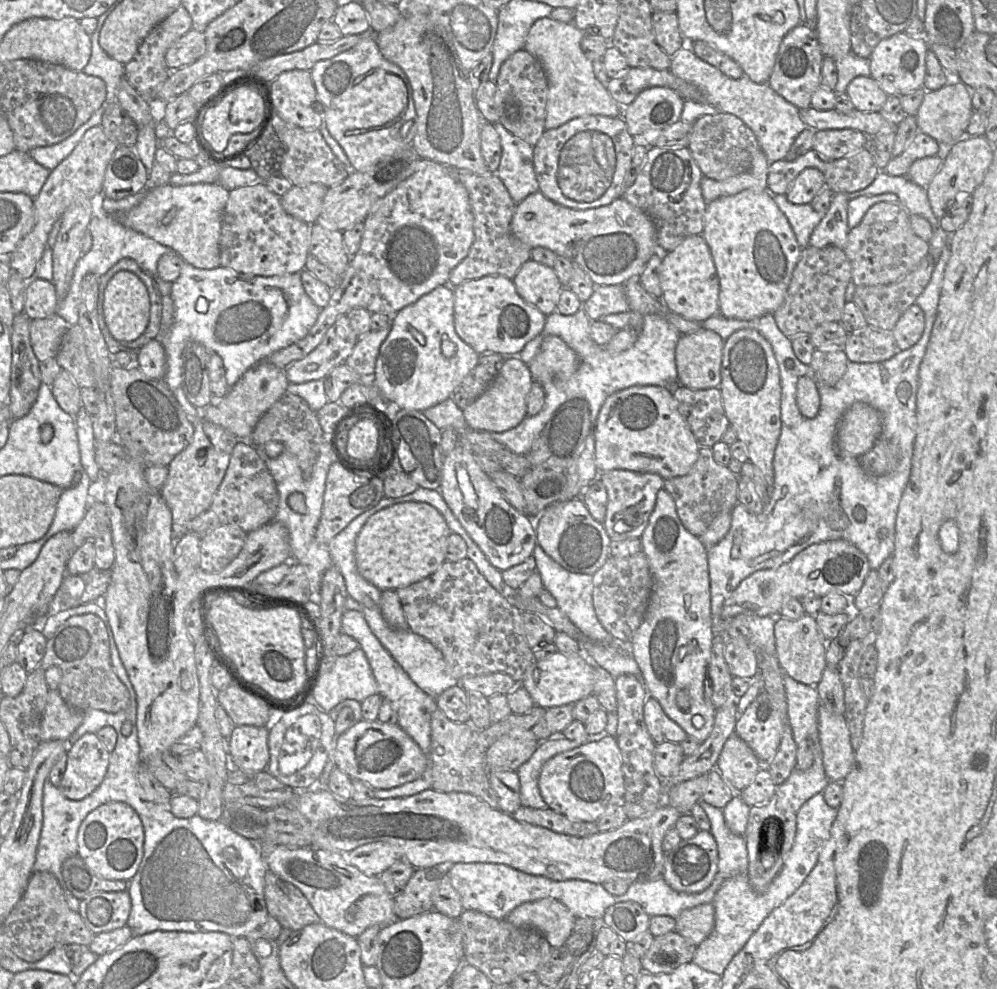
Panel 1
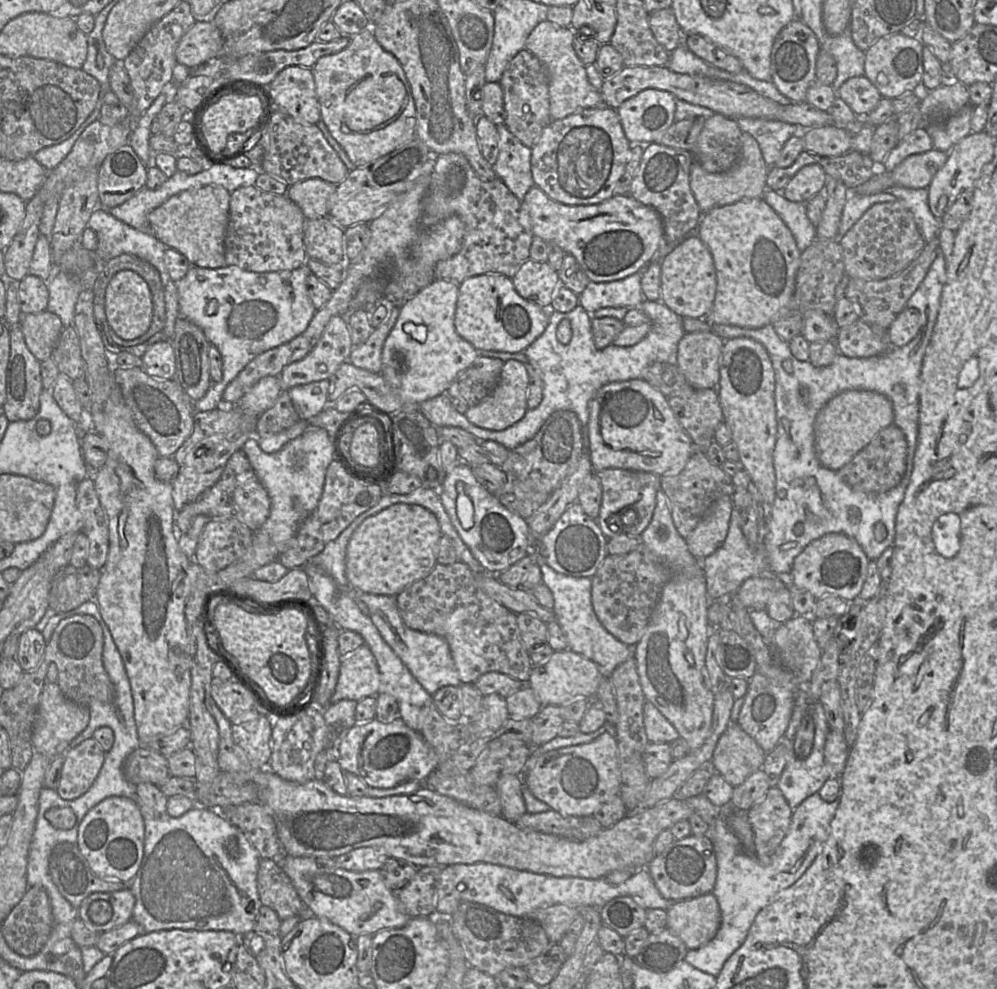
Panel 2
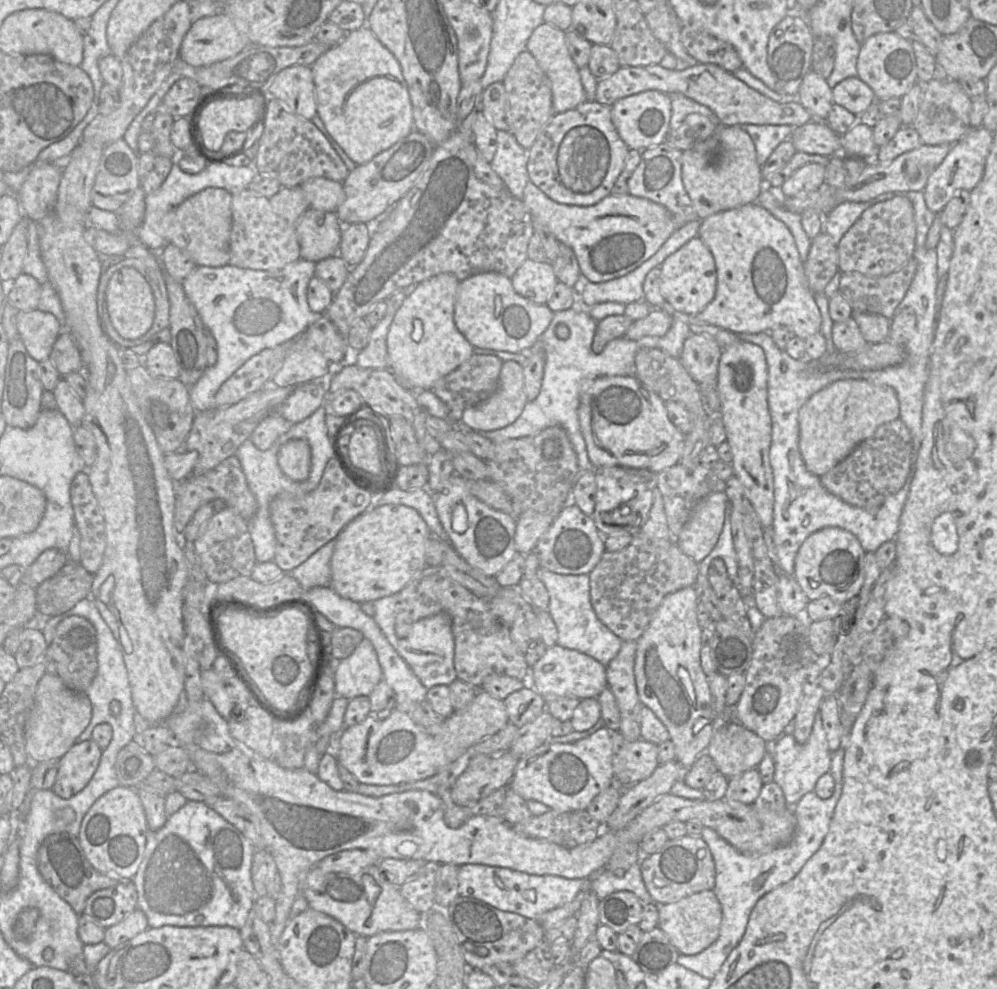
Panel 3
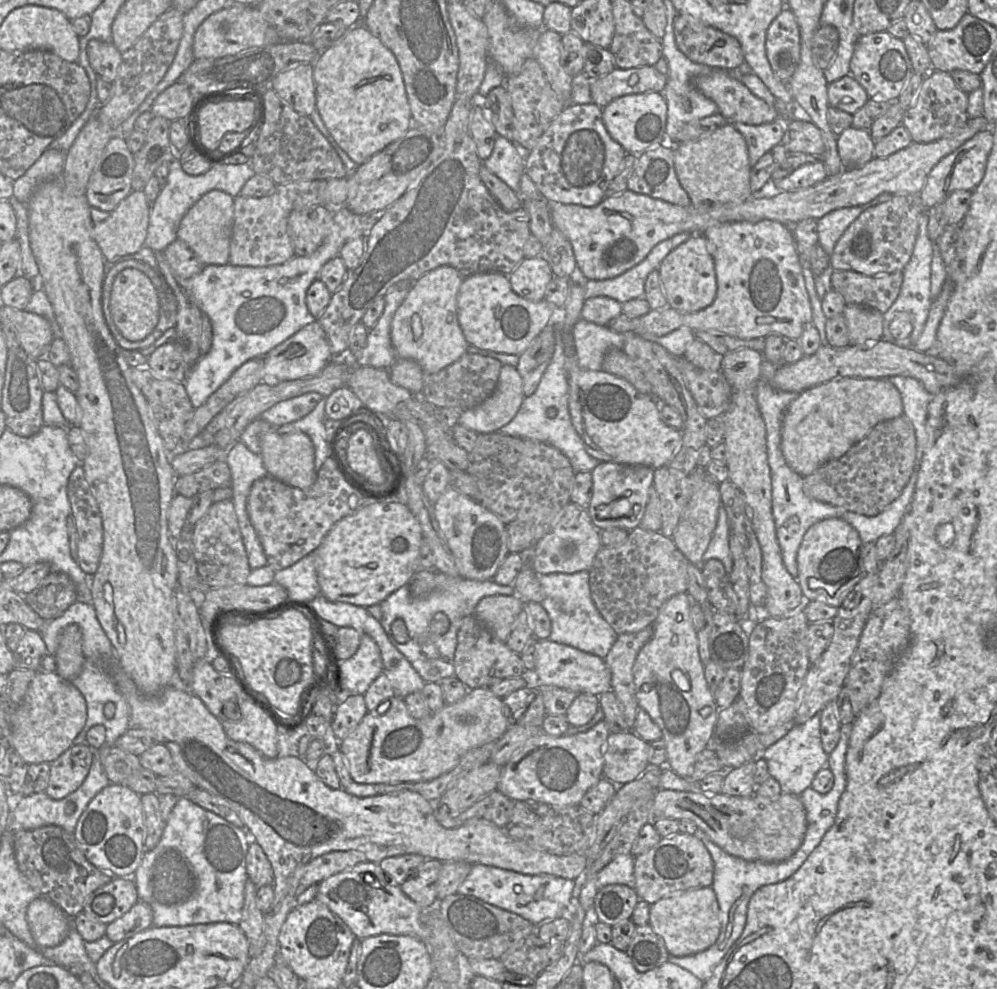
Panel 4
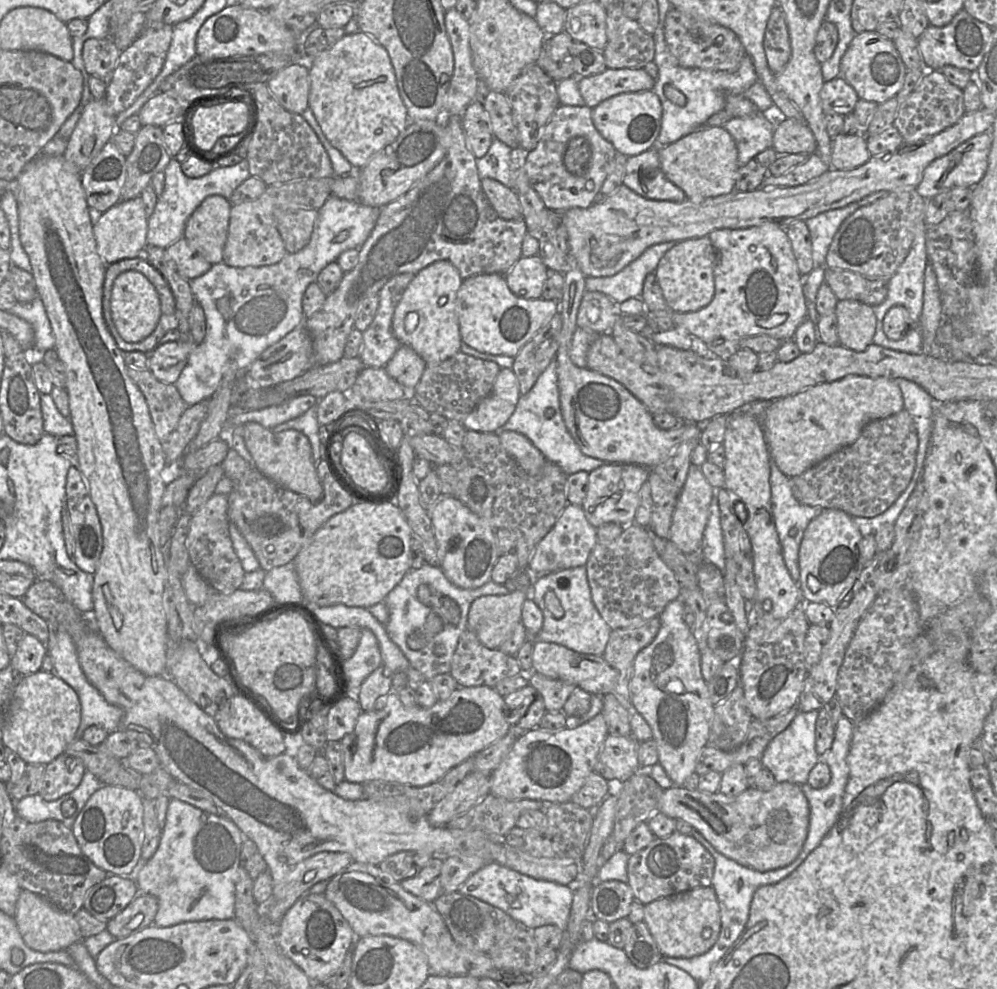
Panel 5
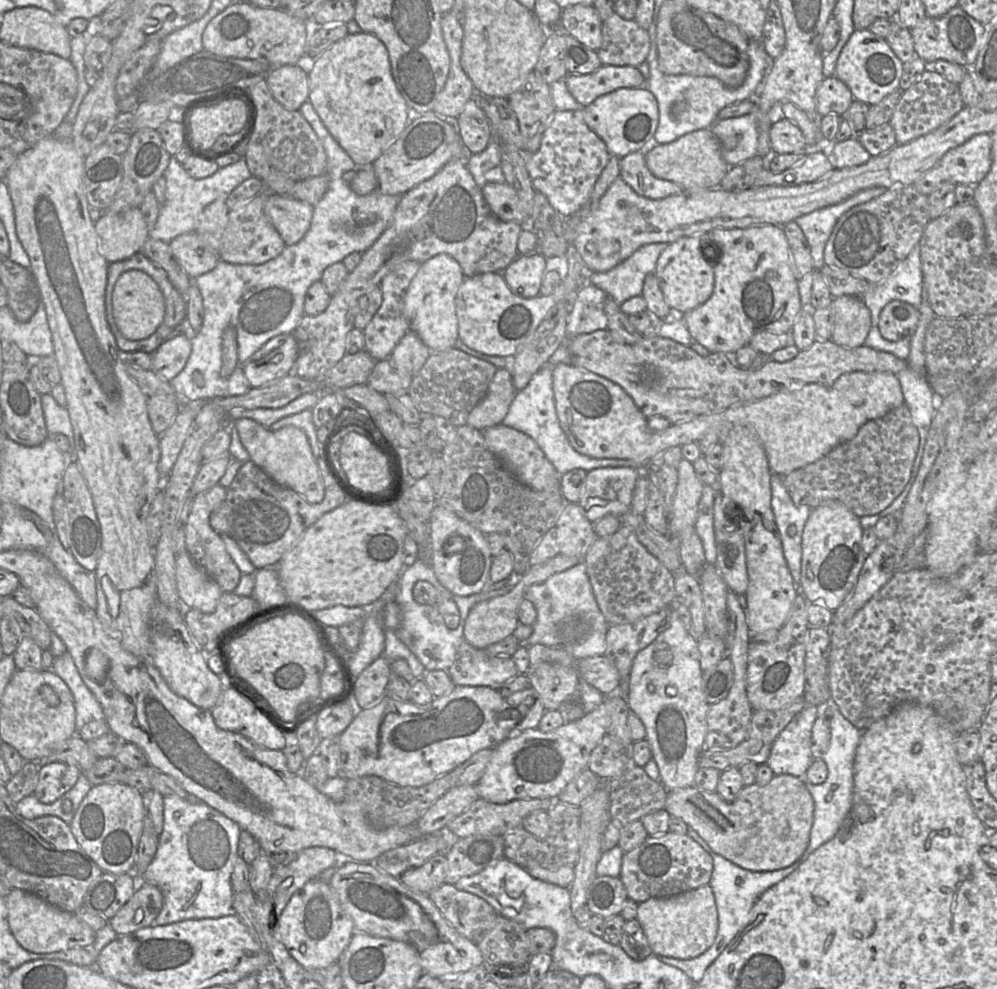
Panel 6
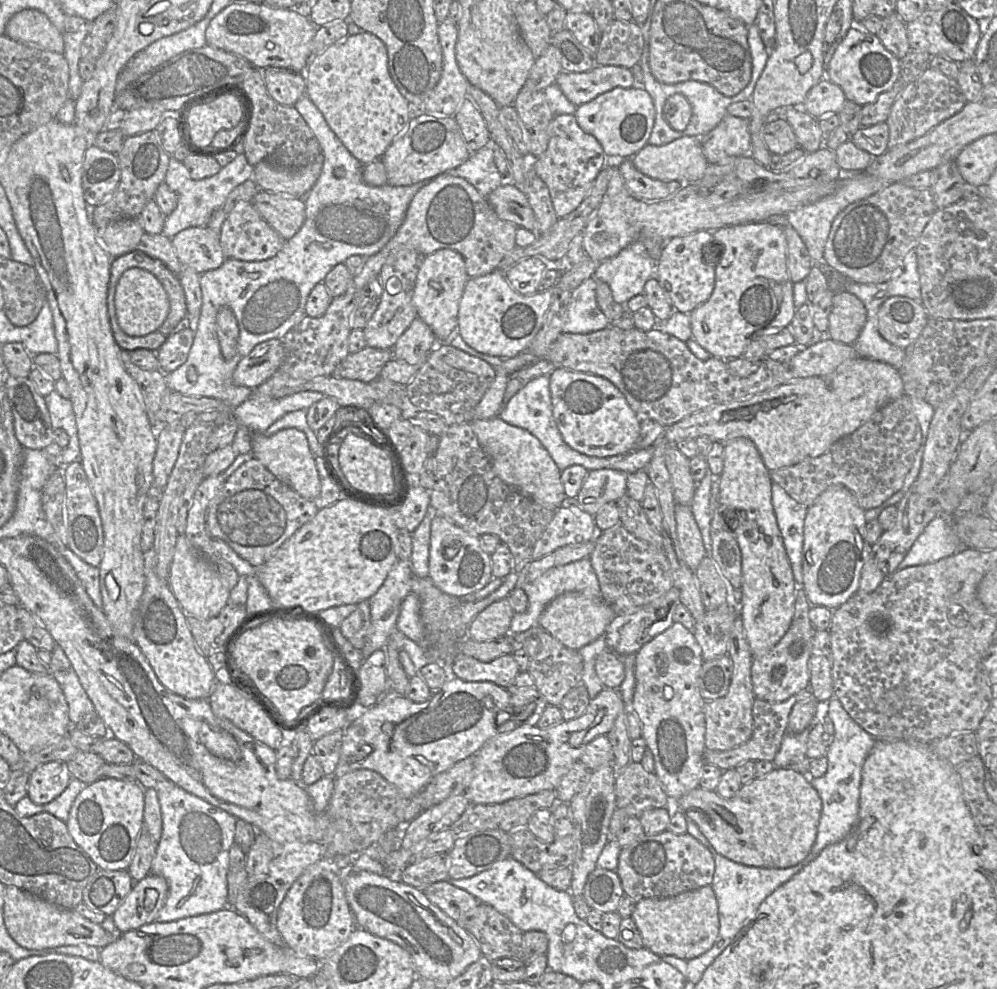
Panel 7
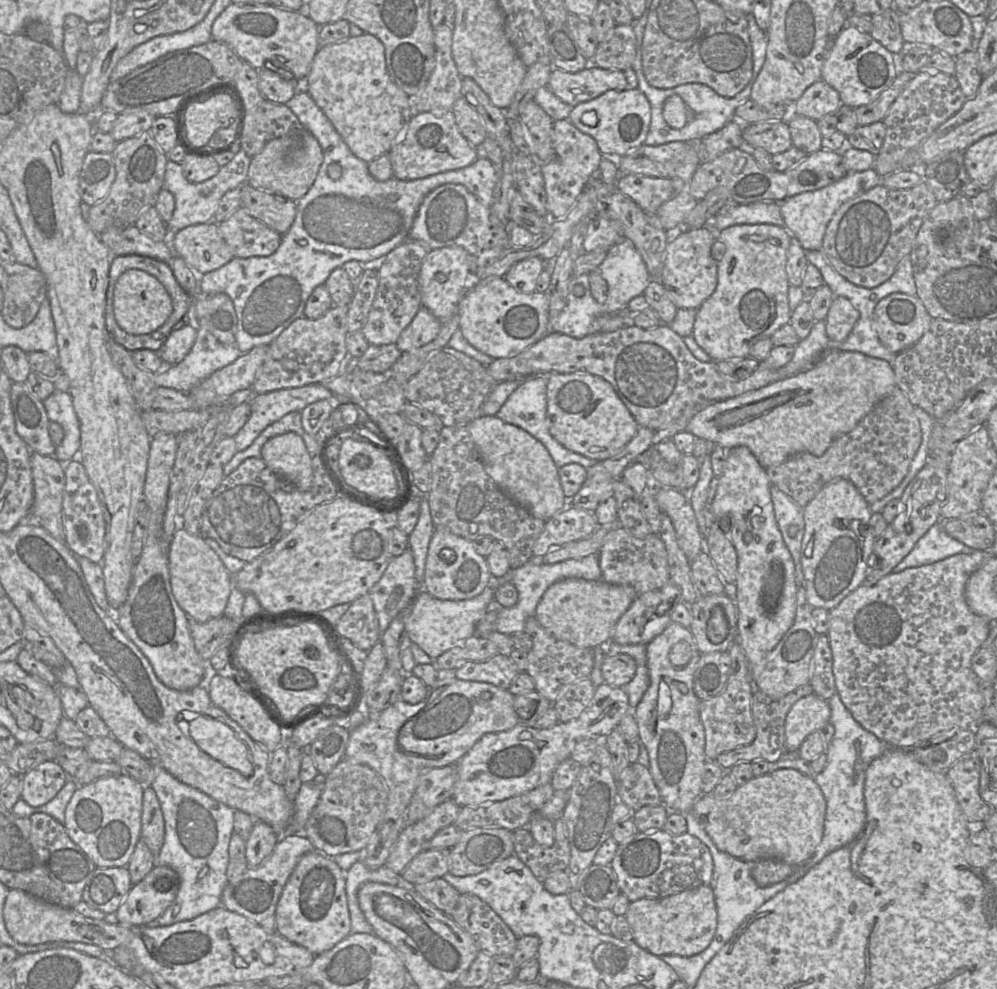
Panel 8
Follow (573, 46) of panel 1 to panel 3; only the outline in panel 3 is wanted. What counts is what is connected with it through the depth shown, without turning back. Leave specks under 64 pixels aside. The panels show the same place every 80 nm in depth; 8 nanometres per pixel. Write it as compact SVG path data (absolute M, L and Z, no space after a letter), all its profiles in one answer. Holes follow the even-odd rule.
M544 22L533 31L527 42L526 49L534 56L551 82L552 106L555 113L575 108L586 101L579 74L580 69L569 54L565 31Z

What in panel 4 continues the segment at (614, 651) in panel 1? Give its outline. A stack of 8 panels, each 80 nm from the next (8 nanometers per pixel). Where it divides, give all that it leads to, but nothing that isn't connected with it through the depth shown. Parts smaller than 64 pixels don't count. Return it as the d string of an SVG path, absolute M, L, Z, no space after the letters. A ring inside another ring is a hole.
M589 571L537 574L537 578L544 590L544 599L540 604L551 621L548 640L572 646L604 659L618 634L603 619L592 600Z

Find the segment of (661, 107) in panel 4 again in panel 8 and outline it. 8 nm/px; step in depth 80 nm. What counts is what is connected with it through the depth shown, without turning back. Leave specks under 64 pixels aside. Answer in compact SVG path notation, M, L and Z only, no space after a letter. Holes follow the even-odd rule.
M639 88L608 90L593 100L574 106L568 119L581 132L590 135L596 141L603 157L618 160L644 144L650 127L651 107Z

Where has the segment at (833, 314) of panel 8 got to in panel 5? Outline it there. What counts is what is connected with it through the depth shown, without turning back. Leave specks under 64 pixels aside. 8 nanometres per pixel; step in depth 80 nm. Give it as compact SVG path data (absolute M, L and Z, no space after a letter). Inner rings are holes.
M838 300L835 315L840 345L863 351L872 343L877 319L870 305L857 300Z

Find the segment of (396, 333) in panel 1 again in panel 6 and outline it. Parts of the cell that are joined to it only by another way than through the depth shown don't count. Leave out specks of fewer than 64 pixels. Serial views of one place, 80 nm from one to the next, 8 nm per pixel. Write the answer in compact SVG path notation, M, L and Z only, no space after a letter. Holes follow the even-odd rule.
M441 253L420 264L408 287L404 316L409 323L409 330L416 333L431 352L454 348L458 339L455 298L464 278L459 263L453 257Z

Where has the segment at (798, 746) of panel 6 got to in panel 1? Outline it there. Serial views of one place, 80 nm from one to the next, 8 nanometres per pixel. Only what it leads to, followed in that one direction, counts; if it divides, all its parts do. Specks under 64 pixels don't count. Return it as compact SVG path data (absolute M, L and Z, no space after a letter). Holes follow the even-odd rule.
M819 742L813 751L814 761L807 770L795 768L786 781L777 786L777 795L785 798L790 808L798 812L810 798L824 791L830 780L823 766L823 752Z

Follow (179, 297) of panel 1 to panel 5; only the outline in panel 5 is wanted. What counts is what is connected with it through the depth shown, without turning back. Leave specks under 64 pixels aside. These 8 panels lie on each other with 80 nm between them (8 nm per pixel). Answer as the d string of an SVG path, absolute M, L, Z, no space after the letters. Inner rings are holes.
M330 195L318 210L309 243L299 252L287 253L278 263L260 267L232 267L224 262L213 264L205 274L191 280L190 286L195 301L205 312L206 335L202 343L194 344L188 363L174 384L184 402L193 406L208 401L218 389L231 364L235 364L241 371L246 371L268 347L302 326L307 319L303 312L302 299L308 285L317 281L322 269L336 261L341 253L353 248L360 249L372 232L379 214L380 208Z

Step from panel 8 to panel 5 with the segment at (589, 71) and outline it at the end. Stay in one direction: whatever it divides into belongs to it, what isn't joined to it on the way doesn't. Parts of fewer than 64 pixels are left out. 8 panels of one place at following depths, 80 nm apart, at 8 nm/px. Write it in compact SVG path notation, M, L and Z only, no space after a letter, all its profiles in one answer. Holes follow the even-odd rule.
M607 68L602 73L578 78L579 92L590 108L620 93L652 90L654 84L655 79L643 68Z

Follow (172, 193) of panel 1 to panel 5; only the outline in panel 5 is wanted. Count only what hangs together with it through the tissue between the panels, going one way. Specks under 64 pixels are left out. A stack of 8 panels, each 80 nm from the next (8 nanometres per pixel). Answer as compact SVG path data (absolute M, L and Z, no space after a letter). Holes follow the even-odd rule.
M221 195L203 200L187 220L184 238L206 261L223 262L232 204Z

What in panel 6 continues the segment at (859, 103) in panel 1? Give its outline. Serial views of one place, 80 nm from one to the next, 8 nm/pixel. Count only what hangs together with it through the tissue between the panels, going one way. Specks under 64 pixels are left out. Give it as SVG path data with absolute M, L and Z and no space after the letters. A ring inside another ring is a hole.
M836 76L824 78L815 95L816 112L823 117L827 114L843 115L854 97L849 87Z

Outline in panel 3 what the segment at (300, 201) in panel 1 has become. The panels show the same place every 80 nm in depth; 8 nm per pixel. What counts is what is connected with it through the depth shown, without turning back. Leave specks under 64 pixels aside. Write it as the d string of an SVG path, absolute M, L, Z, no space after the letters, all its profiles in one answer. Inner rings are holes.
M322 177L303 182L300 187L306 194L310 208L323 212L335 212L344 198L343 184Z

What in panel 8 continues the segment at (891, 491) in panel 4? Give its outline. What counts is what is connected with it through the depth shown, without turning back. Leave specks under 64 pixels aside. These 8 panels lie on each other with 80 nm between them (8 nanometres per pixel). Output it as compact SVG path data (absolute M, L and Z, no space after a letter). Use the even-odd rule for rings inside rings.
M896 386L850 432L836 438L823 455L797 453L779 465L766 468L766 473L772 485L802 507L835 479L852 482L866 502L872 504L901 483L920 444L921 428L914 406Z

